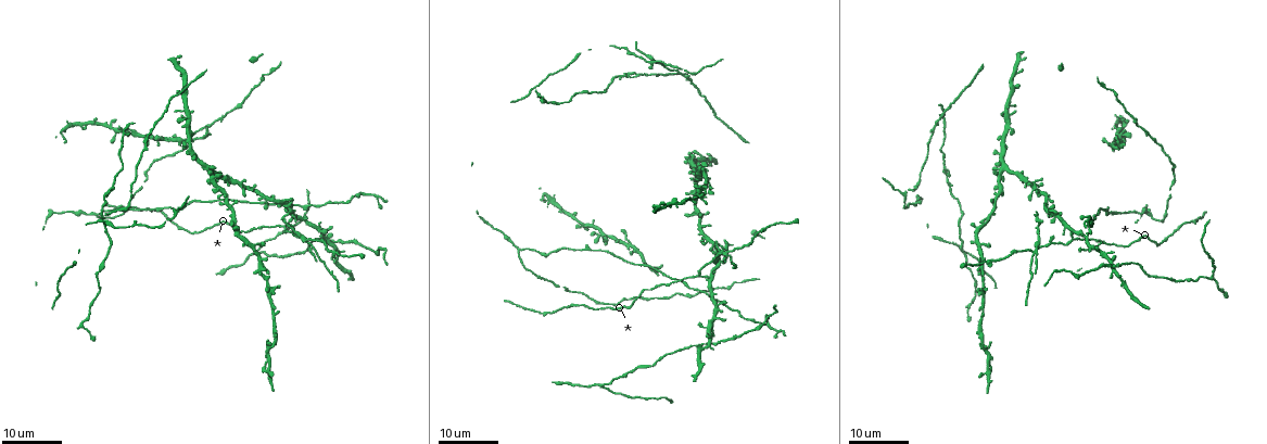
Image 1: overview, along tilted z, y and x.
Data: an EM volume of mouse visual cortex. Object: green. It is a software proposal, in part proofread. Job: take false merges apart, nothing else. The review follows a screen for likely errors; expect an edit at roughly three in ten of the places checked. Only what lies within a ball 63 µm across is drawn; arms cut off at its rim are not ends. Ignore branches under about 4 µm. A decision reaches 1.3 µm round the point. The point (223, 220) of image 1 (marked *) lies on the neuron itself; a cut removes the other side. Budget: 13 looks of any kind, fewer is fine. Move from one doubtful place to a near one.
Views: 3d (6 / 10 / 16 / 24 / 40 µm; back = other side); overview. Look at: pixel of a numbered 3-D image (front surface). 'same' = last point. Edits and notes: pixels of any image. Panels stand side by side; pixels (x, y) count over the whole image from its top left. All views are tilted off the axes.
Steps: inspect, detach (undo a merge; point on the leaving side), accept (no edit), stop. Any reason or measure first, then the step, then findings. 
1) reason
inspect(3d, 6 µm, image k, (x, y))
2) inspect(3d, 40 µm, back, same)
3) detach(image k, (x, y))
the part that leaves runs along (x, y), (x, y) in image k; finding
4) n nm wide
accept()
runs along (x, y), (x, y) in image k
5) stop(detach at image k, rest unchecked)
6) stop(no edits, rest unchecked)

looks like a crossing
inspect(3d, 16 µm, image 1, (333, 244))

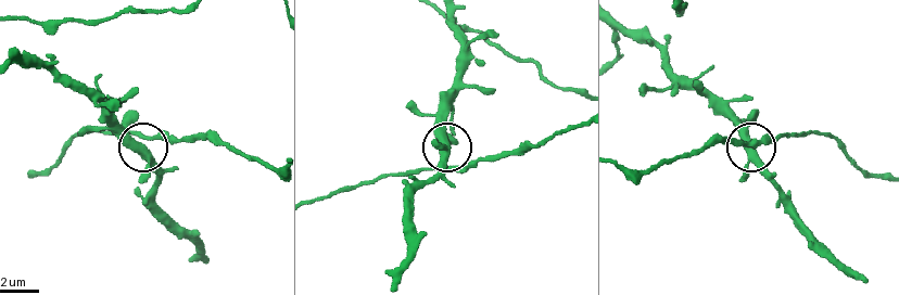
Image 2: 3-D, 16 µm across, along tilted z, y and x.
closer look
inspect(3d, 6 µm, image 2, (755, 152))

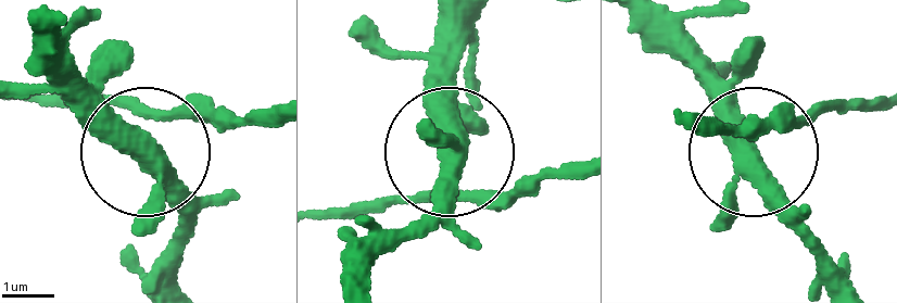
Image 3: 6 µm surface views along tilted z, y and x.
side arm 10 µm
accept()
runs along (459, 30), (437, 88), (436, 190), (406, 242) in image 3; one neuron here

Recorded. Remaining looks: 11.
thin arm on a thick one
inspect(3d, 24 µm, image 1, (727, 253))

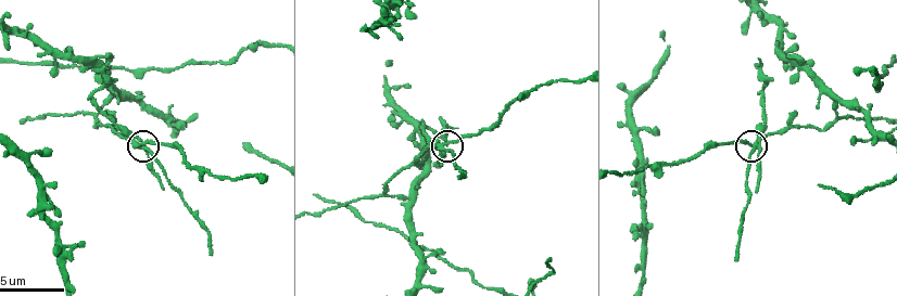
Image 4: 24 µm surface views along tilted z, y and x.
inspect(3d, 6 µm, image 4, (754, 146))

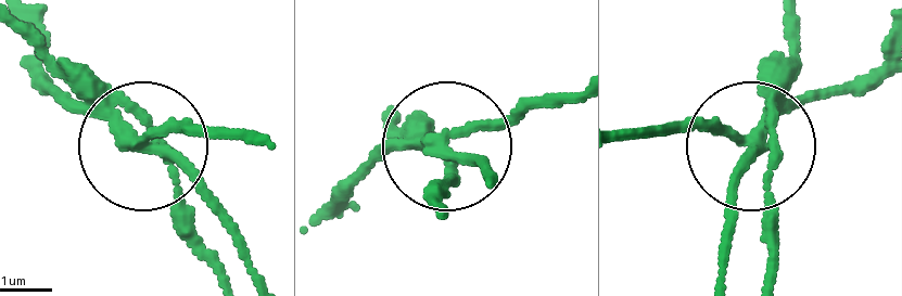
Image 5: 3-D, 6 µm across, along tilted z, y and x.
detach(image 5, (63, 65))
the part that leaves runs along (117, 120), (177, 162), (256, 280) in image 5; two neurons meet here

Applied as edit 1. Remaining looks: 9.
a fork
inspect(3d, 6 µm, image 4, (142, 100))

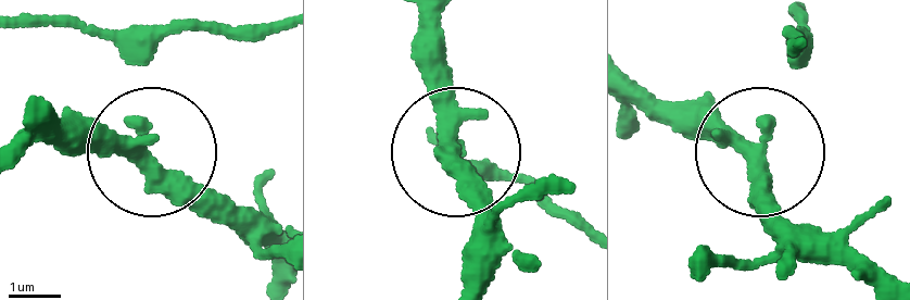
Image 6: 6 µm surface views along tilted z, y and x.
inspect(3d, 6 µm, back, image 6, (755, 152))

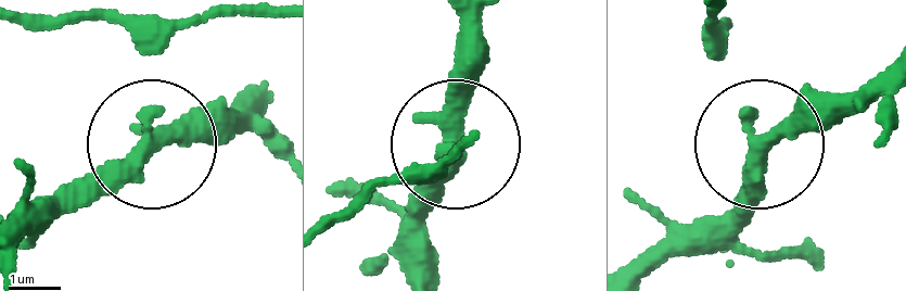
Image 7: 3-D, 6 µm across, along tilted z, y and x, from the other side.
3 arms
accept()
runs along (280, 152), (173, 128), (47, 209) in image 7; continuous, no second neuron

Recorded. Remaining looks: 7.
inspect(3d, 16 µm, image 1, (211, 166))

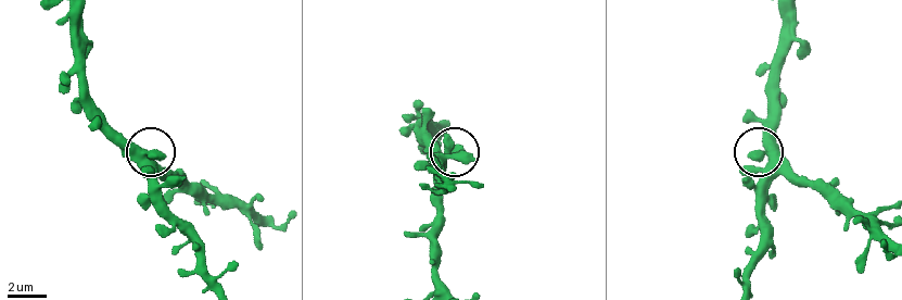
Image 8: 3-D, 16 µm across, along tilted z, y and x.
closer look
inspect(3d, 6 µm, image 8, (763, 153))

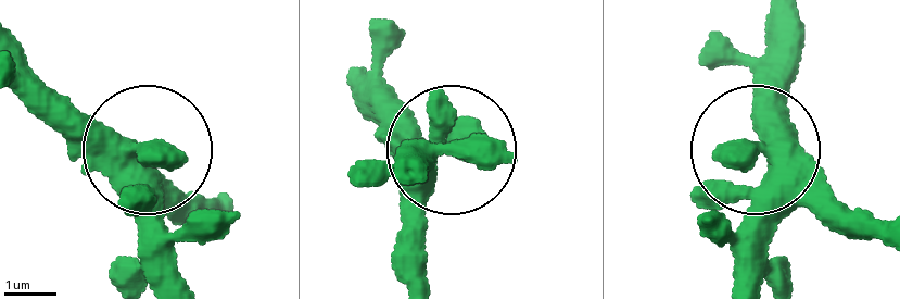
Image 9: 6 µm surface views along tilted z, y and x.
550 nm wide
accept()
runs along (878, 236), (821, 220), (758, 156), (761, 277) in image 9; one neuron here

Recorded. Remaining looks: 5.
inspect(3d, 16 µm, image 1, (965, 253))

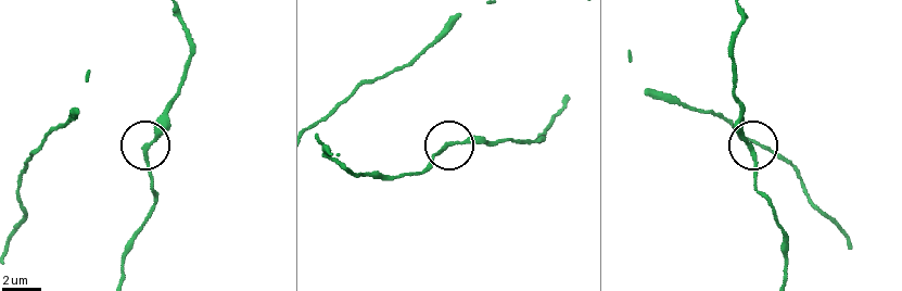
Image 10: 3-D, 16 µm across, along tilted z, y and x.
zoom in
inspect(3d, 10 µm, image 10, (750, 147))

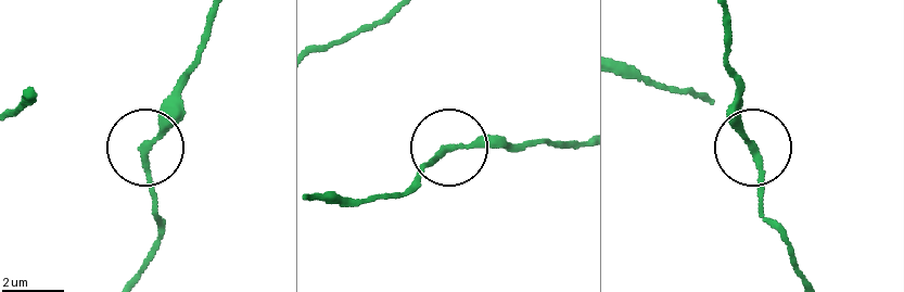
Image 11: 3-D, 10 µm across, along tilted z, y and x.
inspect(3d, 10 µm, back, image 11, (144, 150))

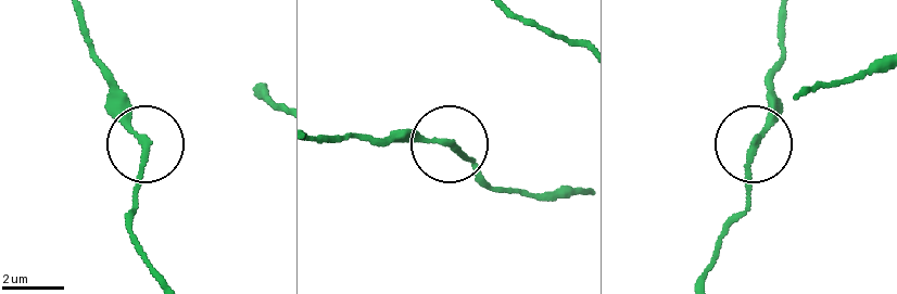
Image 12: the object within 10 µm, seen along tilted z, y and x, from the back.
side arm 15 µm
accept()
runs along (77, 12), (114, 103), (147, 148), (134, 214) in image 12; continuous, no second neuron

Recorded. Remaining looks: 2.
arms part here
inspect(3d, 24 µm, image 1, (1151, 214))

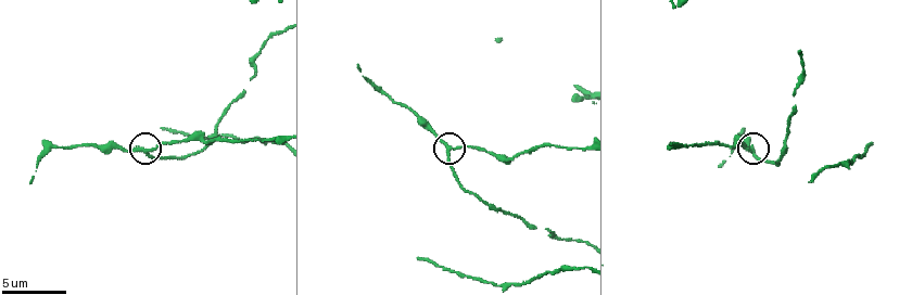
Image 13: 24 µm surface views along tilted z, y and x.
inspect(3d, 10 µm, image 13, (143, 152))

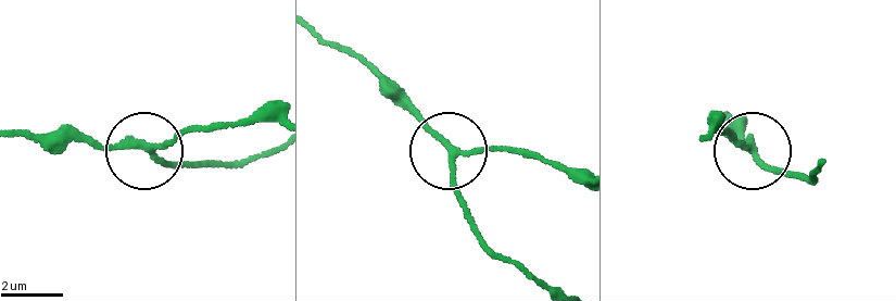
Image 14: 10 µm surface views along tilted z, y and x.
180 nm wide
accept()
runs along (580, 172), (505, 151), (449, 147), (392, 78) in image 14; all the same neuron

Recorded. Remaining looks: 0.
stop(detach at image 5, rest unchecked)

